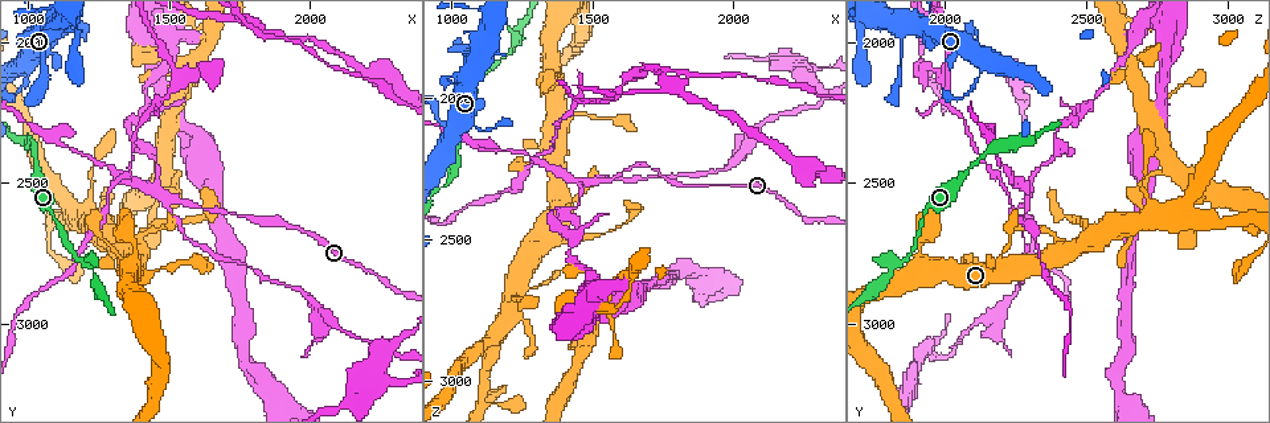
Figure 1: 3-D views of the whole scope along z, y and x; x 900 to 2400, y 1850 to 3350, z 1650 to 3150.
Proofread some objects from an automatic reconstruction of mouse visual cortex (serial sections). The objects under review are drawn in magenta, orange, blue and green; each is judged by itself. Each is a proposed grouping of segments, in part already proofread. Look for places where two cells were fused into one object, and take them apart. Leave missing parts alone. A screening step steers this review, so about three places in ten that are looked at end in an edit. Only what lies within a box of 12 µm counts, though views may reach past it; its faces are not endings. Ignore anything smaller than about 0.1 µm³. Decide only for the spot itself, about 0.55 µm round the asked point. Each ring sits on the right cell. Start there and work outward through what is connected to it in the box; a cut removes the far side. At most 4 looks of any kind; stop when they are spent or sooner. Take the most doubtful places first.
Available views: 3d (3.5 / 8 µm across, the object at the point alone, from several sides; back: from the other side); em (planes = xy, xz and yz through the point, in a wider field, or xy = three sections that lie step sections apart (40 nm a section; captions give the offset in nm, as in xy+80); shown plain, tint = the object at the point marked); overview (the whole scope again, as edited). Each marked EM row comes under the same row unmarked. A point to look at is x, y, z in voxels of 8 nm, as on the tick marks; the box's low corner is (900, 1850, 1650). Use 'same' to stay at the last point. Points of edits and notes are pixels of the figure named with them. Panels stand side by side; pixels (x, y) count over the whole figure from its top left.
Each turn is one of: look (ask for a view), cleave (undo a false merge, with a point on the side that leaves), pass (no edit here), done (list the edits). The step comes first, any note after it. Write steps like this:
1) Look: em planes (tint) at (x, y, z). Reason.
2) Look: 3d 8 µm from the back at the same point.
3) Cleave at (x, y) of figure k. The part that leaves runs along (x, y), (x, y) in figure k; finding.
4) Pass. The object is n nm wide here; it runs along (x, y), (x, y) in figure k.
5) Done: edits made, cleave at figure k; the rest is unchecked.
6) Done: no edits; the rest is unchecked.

Look: 3d 3.5 µm at (1480, 2800, 2060). Thick turns thin.

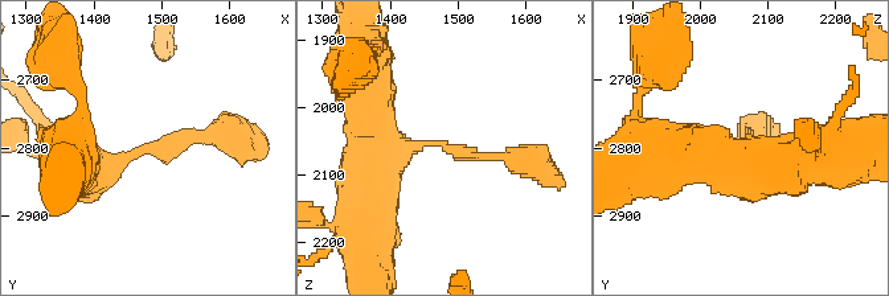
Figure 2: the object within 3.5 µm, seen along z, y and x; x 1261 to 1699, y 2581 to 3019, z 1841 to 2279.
Look: em xy step 5 (tint) at (1480, 2800, 2055).

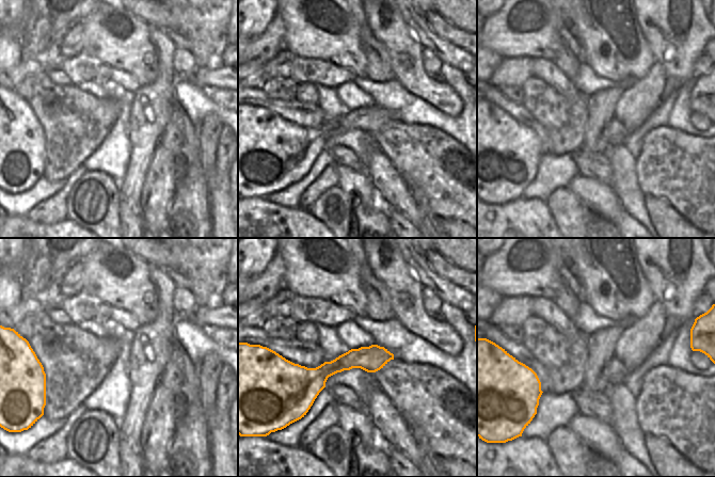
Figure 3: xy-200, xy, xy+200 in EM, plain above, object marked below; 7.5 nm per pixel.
Pass. It runs along (70, 164), (233, 136) in figure 2; all the same cell.

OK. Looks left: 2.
Look: 3d 3.5 µm at (1230, 2820, 1800). Sudden change in width.

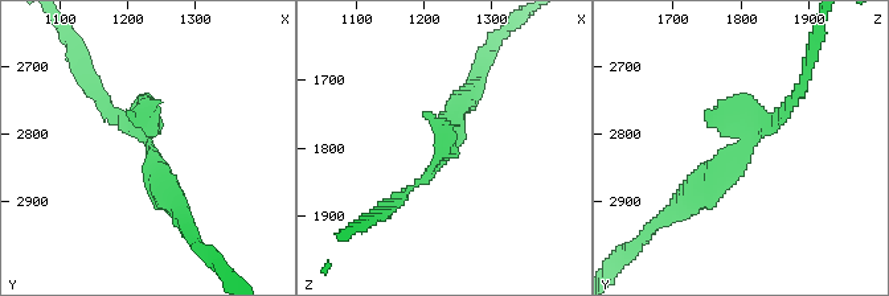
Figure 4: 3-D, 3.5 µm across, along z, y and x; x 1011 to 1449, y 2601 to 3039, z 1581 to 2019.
Look: em planes (tint) at (1235, 2815, 1805).

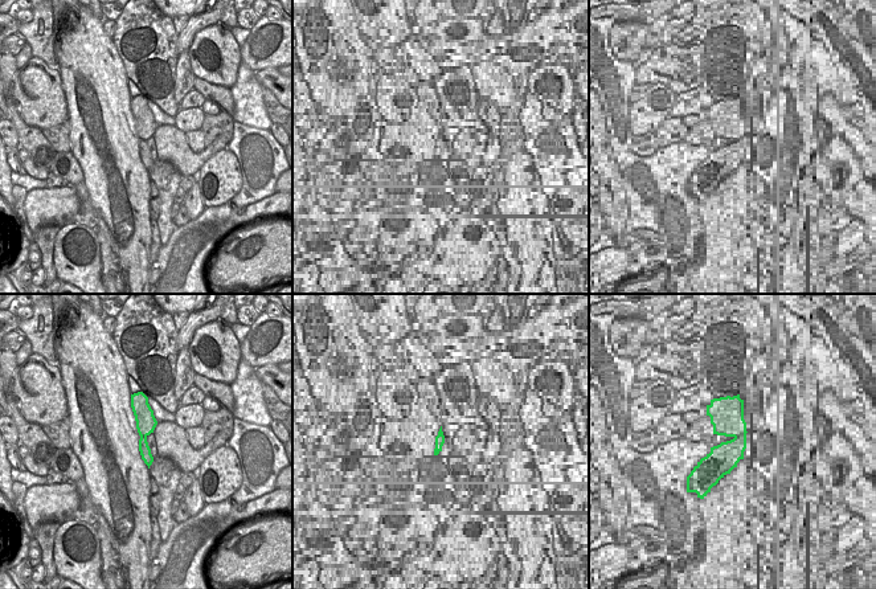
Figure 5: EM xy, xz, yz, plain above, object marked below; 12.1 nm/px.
Pass. It runs along (140, 400), (143, 448), (148, 461) in figure 5; one cell here.

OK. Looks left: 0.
Done: no edits; the rest is unchecked.

